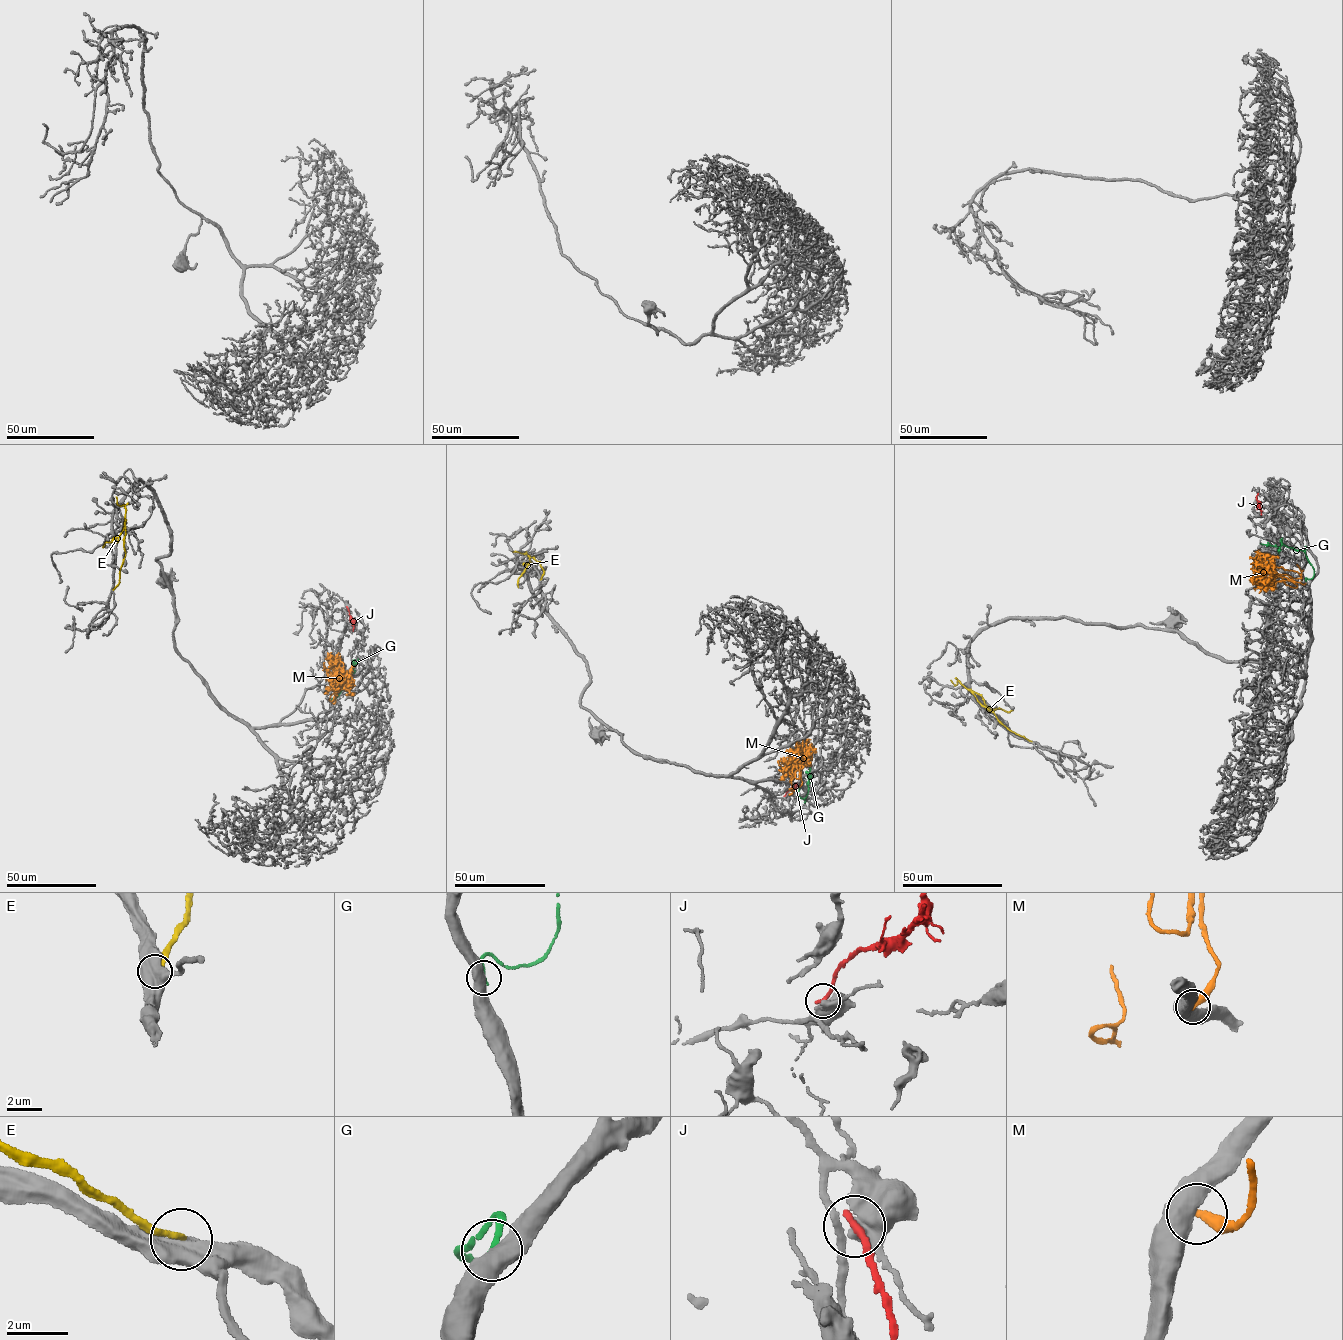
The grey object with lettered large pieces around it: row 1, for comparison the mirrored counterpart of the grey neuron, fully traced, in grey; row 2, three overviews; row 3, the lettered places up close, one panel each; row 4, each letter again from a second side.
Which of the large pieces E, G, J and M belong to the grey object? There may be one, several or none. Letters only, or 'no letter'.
no letter

